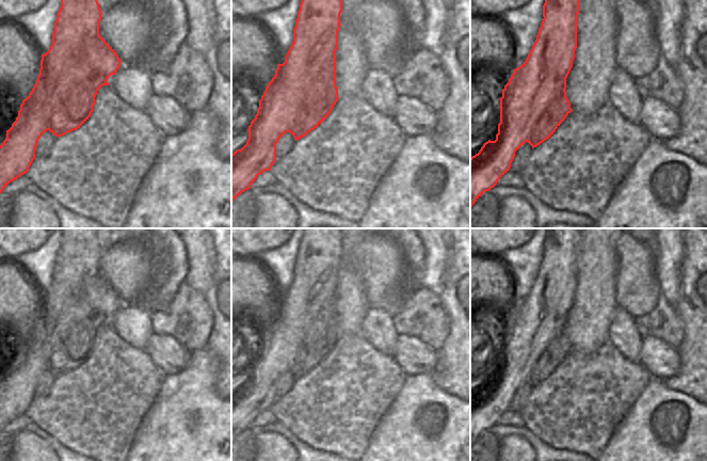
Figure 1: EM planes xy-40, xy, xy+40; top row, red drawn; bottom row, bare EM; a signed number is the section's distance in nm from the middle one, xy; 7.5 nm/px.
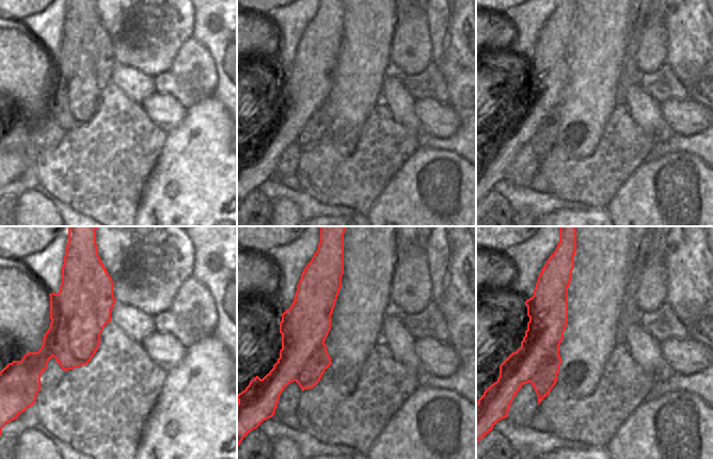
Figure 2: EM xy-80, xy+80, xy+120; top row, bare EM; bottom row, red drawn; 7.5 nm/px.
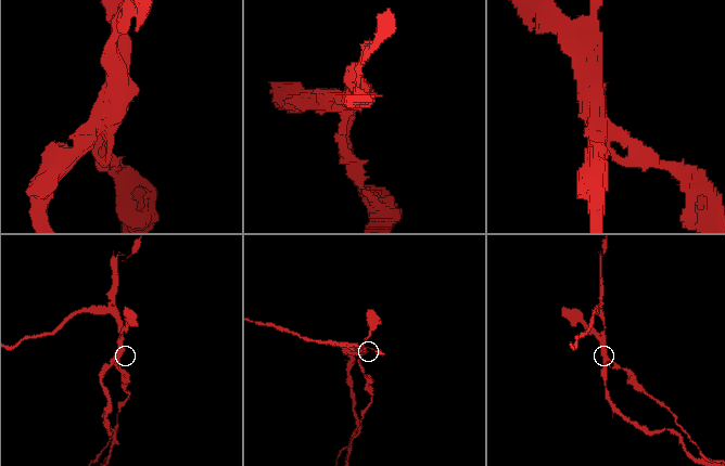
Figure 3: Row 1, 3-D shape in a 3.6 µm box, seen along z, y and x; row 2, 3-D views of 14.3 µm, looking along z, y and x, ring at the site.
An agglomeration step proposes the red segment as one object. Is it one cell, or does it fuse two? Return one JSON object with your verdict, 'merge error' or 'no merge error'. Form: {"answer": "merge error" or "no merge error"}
{"answer": "merge error"}

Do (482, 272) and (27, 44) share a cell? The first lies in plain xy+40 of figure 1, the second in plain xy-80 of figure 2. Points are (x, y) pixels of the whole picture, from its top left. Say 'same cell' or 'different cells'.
same cell

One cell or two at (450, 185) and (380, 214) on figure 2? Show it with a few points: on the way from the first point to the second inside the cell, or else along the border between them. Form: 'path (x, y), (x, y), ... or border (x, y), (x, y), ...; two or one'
path (433, 202), (422, 214), (397, 214); one

